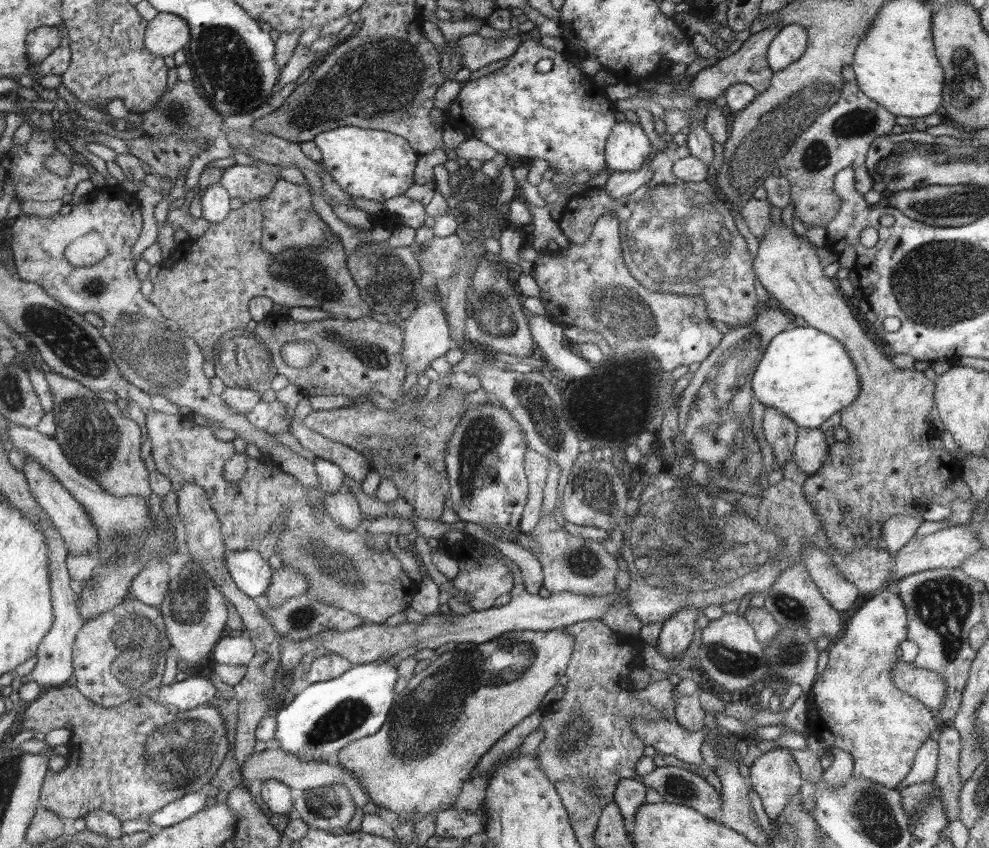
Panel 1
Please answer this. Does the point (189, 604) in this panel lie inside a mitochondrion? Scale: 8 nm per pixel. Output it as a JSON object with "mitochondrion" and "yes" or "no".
{"mitochondrion":"yes"}

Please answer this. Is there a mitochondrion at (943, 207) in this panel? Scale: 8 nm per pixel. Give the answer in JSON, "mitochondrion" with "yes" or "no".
{"mitochondrion":"yes"}

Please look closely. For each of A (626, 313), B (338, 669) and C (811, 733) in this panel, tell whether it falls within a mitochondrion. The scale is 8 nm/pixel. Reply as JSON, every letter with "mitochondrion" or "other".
{"A":"mitochondrion","B":"other","C":"other"}

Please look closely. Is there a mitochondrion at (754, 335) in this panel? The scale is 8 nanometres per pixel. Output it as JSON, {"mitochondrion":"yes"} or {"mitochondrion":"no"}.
{"mitochondrion":"no"}

